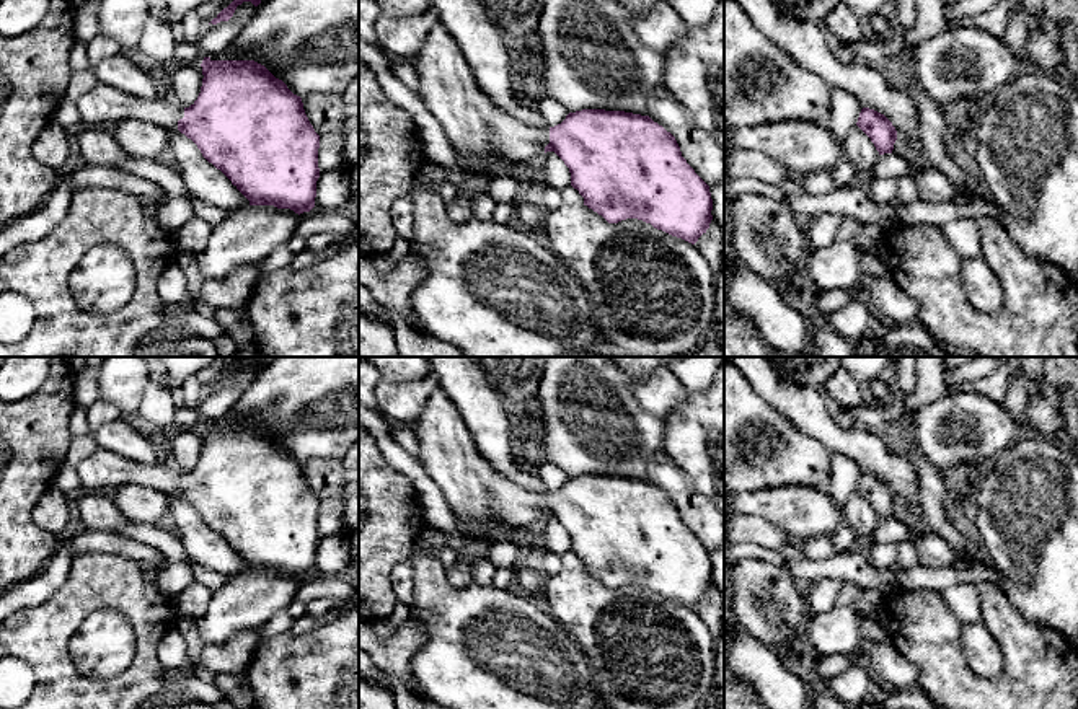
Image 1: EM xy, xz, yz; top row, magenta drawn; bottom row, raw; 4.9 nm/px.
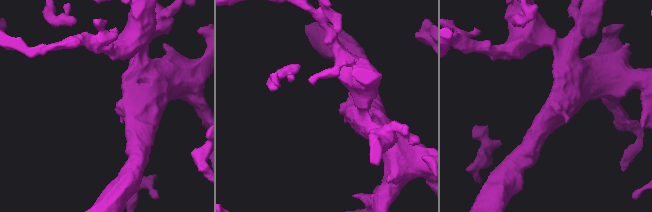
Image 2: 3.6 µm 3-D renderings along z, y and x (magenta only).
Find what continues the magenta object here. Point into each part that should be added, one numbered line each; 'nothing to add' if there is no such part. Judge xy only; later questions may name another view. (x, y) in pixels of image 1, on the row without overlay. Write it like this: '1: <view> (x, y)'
1: xy (103, 471)

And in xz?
1: xz (486, 506)

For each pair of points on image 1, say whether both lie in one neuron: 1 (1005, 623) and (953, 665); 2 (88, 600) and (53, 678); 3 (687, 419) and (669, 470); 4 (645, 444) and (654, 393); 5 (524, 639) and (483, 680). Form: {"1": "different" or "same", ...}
{"1": "same", "2": "same", "3": "different", "4": "same", "5": "same"}

